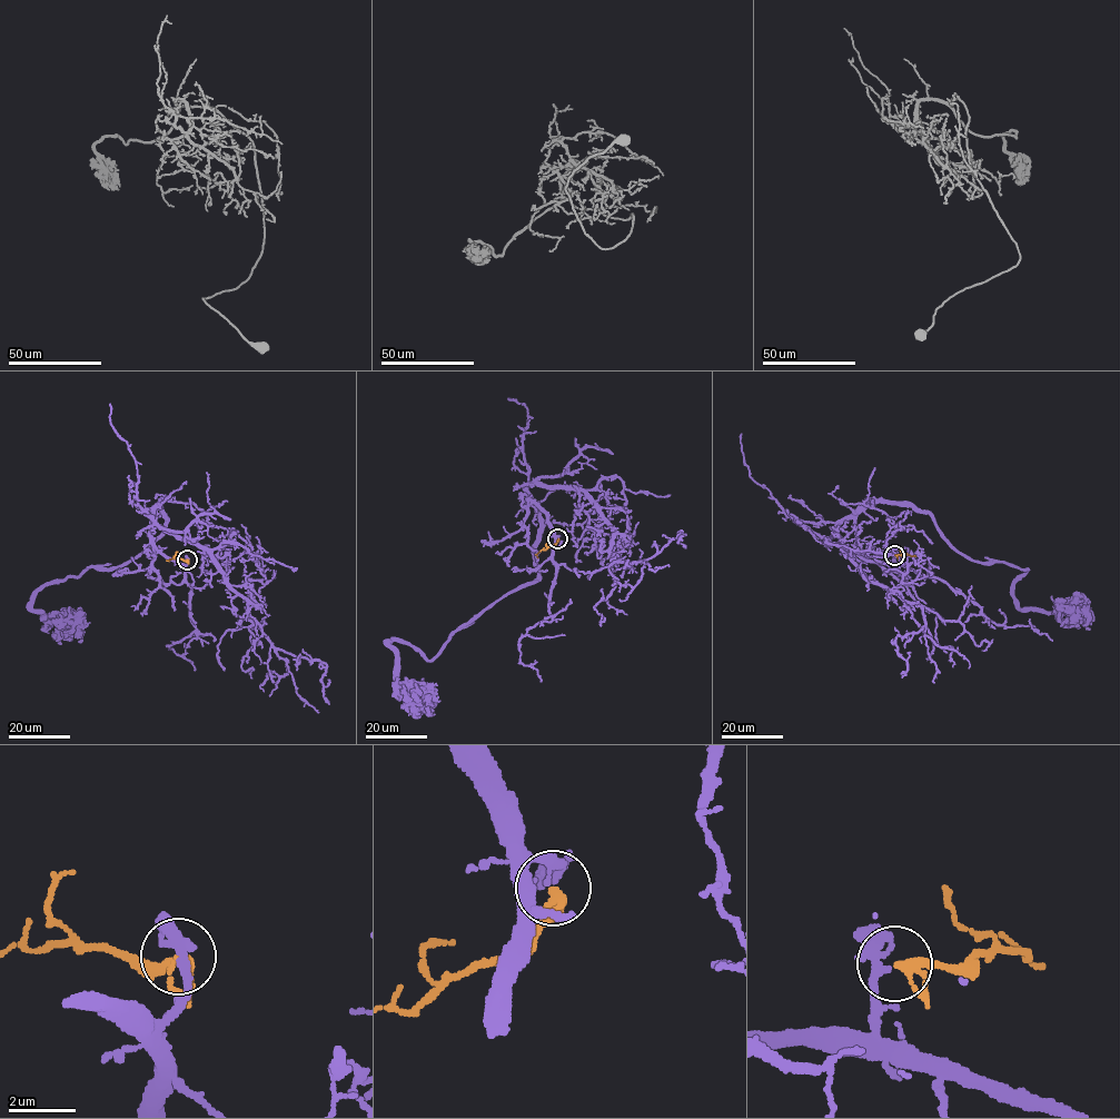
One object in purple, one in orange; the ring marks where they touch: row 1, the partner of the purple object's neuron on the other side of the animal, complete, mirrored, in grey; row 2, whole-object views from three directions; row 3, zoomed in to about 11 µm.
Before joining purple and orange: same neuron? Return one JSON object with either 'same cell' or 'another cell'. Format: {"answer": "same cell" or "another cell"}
{"answer": "same cell"}

